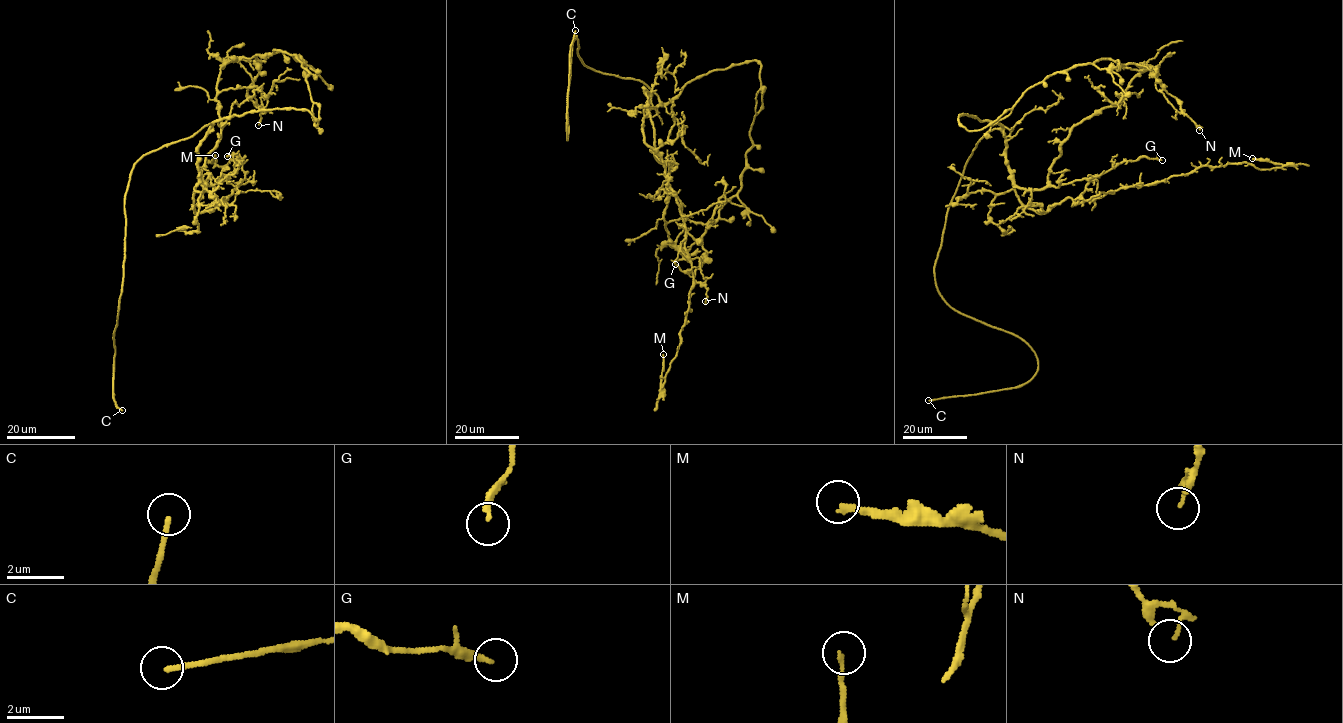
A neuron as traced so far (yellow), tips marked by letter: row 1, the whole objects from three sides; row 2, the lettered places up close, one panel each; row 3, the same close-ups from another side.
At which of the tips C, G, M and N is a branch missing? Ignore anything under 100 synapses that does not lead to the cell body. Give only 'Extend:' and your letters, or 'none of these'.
Extend: C

